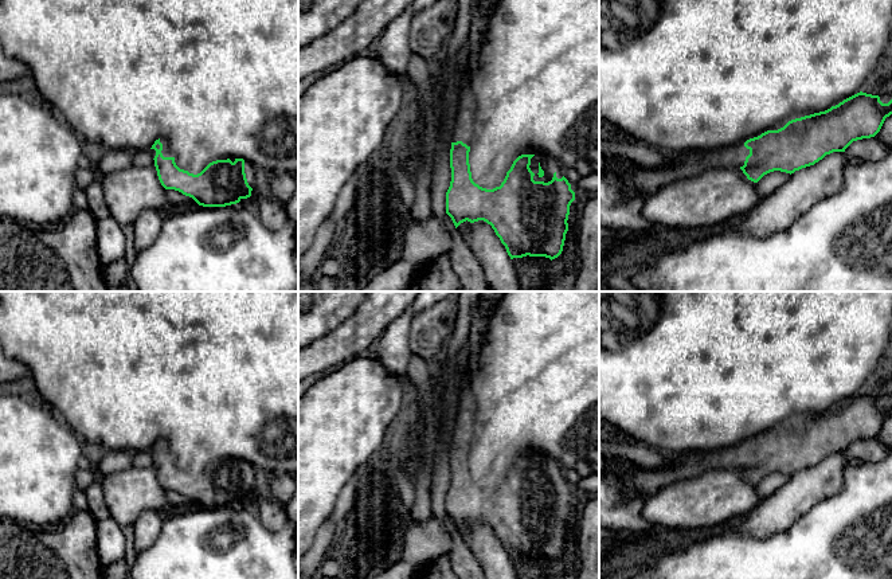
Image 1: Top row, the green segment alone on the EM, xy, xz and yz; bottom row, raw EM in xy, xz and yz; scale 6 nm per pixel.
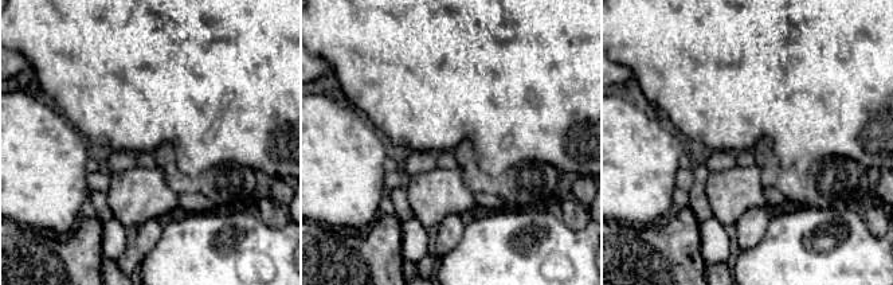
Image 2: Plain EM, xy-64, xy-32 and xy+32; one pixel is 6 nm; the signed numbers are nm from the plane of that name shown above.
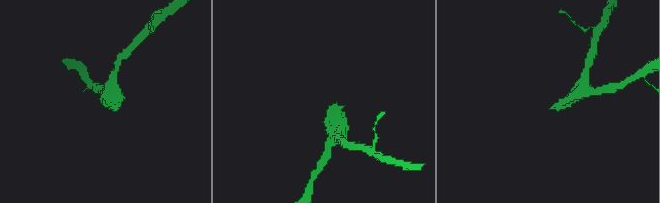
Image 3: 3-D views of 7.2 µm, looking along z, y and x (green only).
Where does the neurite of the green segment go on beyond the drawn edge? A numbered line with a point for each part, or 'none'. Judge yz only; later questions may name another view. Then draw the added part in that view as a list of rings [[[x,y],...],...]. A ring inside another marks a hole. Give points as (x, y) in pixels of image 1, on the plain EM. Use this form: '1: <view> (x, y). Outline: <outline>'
1: yz (633, 481). Outline: [[[744,443],[711,451],[672,455],[672,467],[665,472],[618,463],[619,466],[611,481],[626,496],[648,501],[662,488],[681,480],[695,478],[709,469],[743,467],[746,458],[750,455],[750,450],[744,447]]]

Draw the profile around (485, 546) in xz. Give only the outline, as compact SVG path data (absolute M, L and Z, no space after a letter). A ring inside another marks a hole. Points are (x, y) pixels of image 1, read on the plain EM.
M484 521L463 523L455 529L482 567L485 579L519 579L505 547Z

